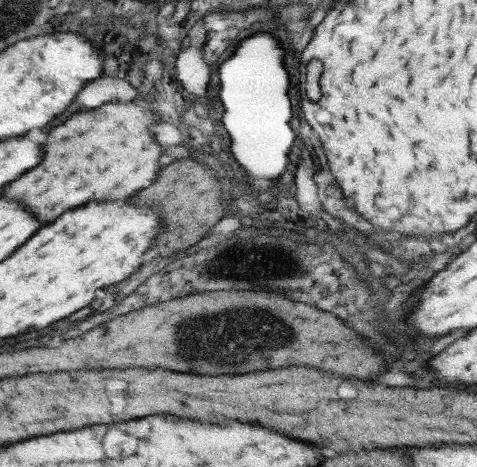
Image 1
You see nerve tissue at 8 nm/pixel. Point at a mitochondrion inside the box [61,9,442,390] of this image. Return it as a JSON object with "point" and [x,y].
{"point":[219,339]}

